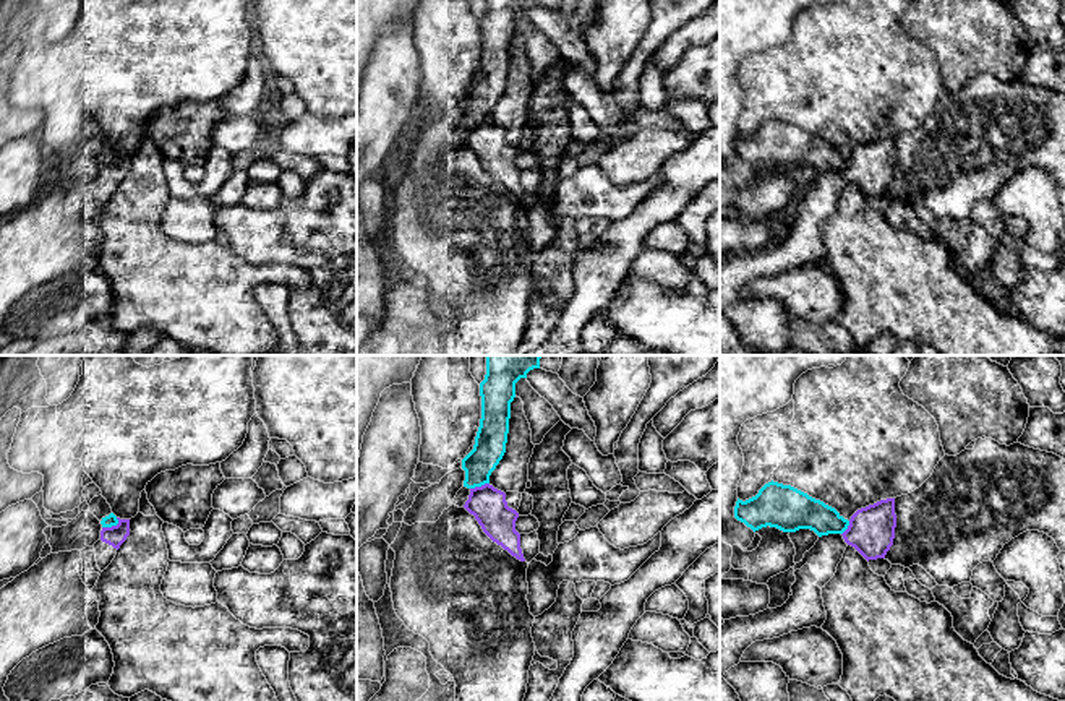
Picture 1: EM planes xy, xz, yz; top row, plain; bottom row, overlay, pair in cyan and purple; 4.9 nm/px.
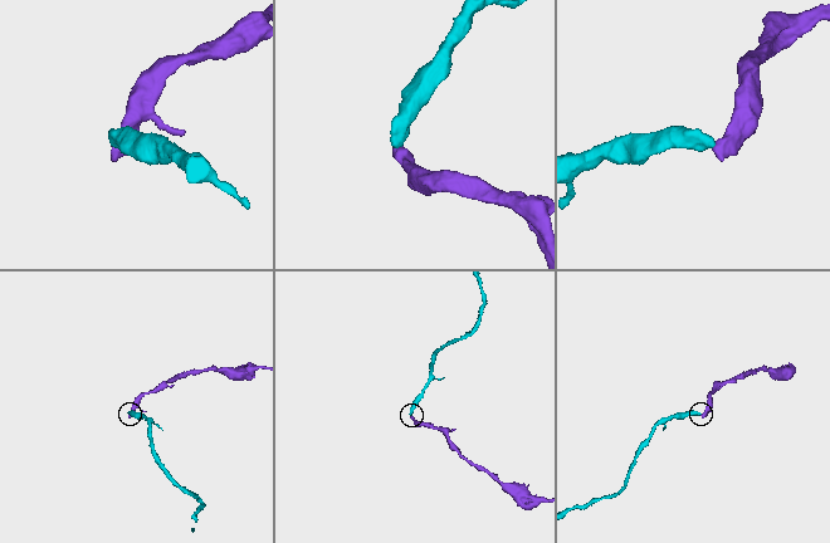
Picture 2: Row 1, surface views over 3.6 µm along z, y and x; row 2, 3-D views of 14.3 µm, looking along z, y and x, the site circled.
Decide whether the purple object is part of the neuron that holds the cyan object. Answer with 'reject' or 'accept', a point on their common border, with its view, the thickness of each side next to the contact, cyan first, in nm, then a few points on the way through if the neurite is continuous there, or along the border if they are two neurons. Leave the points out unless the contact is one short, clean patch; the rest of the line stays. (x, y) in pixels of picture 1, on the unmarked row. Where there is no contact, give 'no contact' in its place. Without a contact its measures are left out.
reject | xy (111, 163) | 60/100 nm | along xy (119, 156), (115, 161), (102, 164)

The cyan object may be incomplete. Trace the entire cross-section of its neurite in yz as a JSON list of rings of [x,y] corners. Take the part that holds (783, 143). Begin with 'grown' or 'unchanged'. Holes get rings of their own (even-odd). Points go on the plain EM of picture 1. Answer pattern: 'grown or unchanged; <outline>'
unchanged; [[[773,117],[765,120],[755,133],[746,138],[738,135],[734,154],[754,169],[770,162],[783,169],[811,166],[819,174],[843,170],[849,162],[849,157],[835,144]]]

